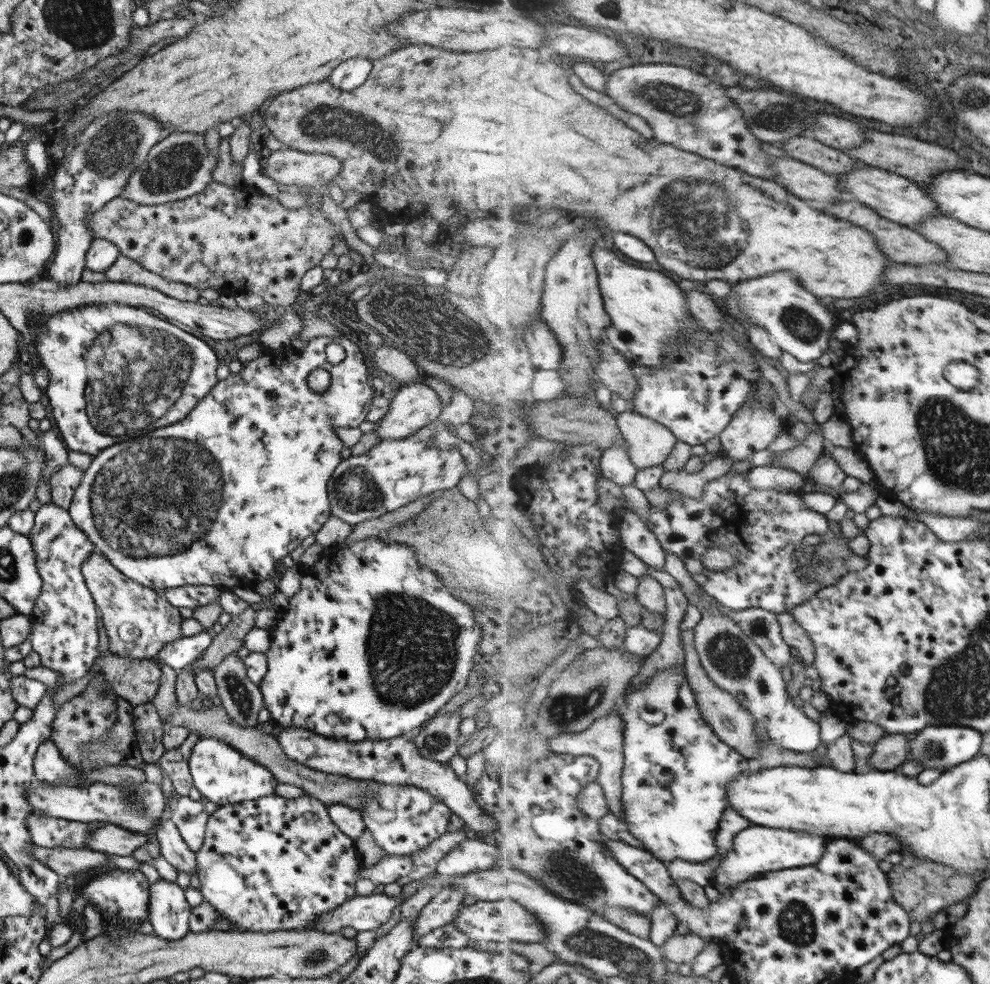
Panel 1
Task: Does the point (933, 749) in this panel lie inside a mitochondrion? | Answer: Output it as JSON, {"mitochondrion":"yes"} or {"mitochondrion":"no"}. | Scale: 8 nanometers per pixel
{"mitochondrion":"yes"}

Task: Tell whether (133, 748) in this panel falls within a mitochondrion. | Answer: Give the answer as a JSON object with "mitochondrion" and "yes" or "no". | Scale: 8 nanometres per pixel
{"mitochondrion":"no"}

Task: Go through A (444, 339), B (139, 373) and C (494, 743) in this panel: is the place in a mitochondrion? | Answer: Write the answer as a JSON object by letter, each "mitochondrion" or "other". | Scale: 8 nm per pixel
{"A":"mitochondrion","B":"mitochondrion","C":"other"}

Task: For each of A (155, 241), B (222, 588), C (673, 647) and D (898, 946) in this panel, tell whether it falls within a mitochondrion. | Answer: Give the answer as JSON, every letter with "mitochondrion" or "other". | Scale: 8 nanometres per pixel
{"A":"other","B":"other","C":"other","D":"other"}

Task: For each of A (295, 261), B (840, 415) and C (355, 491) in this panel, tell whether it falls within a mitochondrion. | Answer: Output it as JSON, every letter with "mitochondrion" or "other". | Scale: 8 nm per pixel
{"A":"other","B":"other","C":"mitochondrion"}

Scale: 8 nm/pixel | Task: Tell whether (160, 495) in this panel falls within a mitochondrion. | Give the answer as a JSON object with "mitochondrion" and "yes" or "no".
{"mitochondrion":"yes"}

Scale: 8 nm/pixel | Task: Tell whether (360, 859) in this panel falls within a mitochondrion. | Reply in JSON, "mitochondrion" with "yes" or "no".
{"mitochondrion":"no"}

